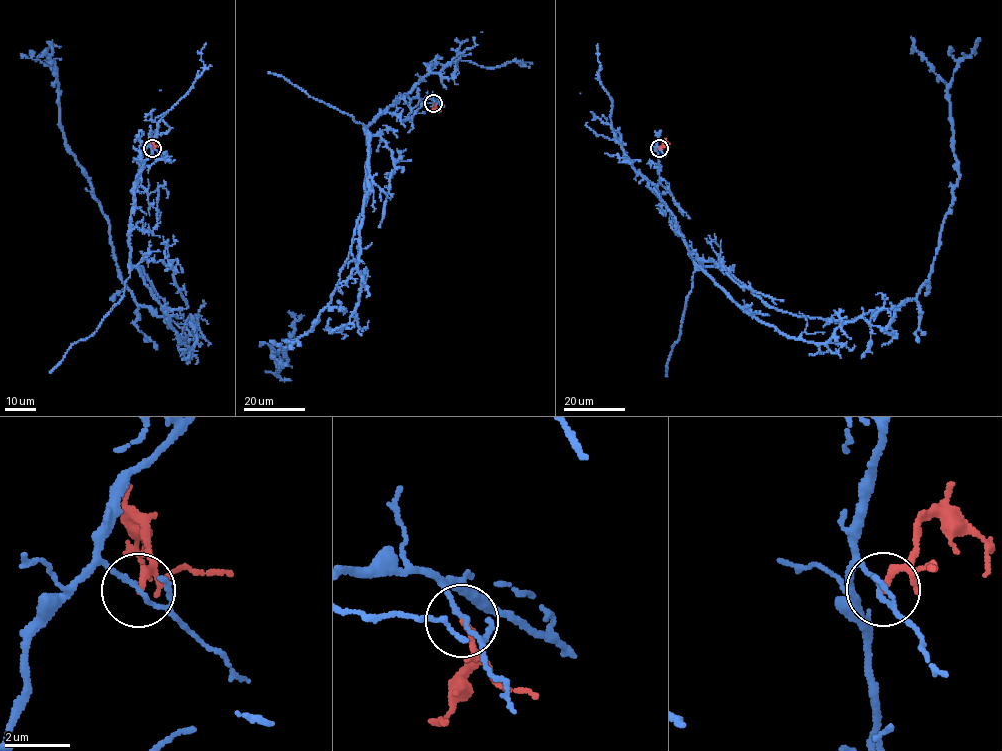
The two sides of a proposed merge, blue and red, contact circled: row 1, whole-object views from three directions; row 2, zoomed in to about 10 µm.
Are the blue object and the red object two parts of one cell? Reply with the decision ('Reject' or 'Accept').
Reject

